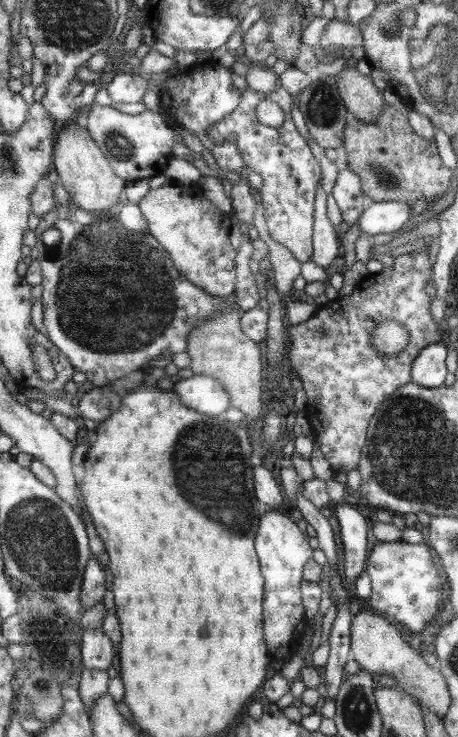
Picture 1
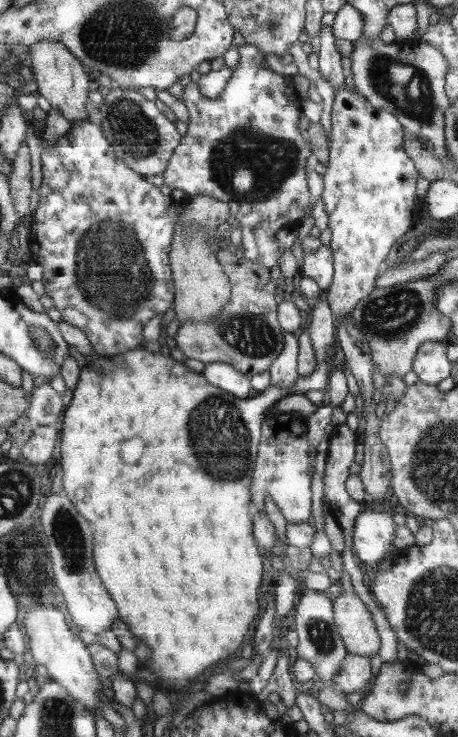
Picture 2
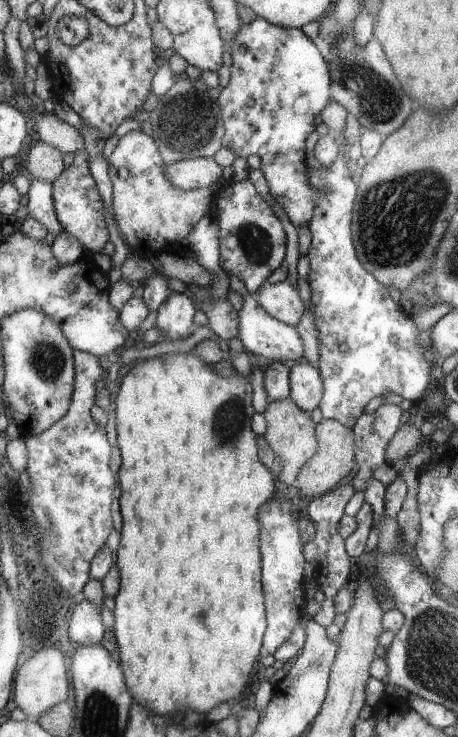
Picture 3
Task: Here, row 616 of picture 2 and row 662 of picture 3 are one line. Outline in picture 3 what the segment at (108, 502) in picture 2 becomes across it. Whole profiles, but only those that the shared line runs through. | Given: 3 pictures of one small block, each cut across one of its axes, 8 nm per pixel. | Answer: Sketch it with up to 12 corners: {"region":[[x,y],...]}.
{"region":[[251,372],[114,389],[113,634],[157,716],[241,694],[266,630]]}

